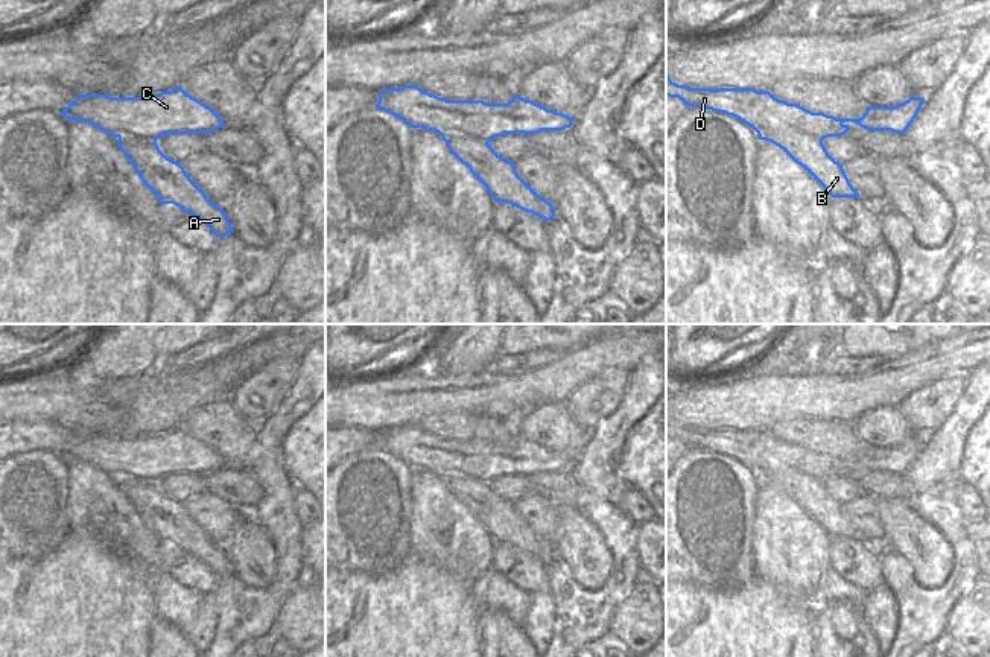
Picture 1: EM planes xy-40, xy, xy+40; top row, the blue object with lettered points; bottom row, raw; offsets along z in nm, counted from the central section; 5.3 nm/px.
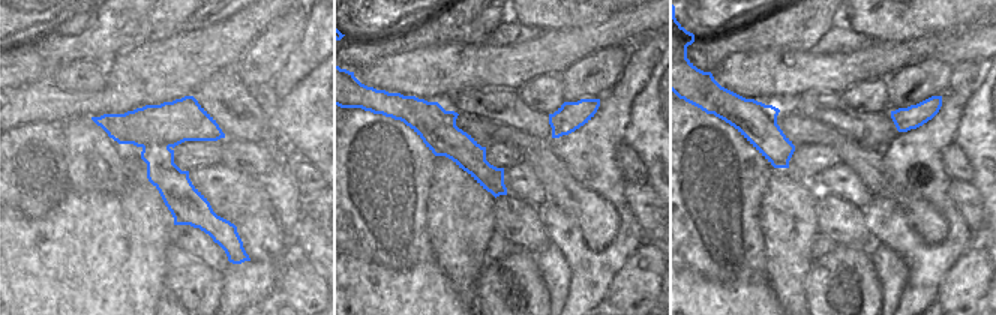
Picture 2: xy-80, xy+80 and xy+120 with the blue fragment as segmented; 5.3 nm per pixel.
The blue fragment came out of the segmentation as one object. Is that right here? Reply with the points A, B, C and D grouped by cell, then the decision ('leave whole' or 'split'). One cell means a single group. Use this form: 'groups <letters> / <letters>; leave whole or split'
groups A B / C D; split

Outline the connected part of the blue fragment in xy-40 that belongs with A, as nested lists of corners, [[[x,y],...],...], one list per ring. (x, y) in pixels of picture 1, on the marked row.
[[[120,137],[117,144],[160,204],[179,207],[204,222],[216,237],[233,234],[224,210],[205,196],[179,163],[160,151],[157,140]]]

